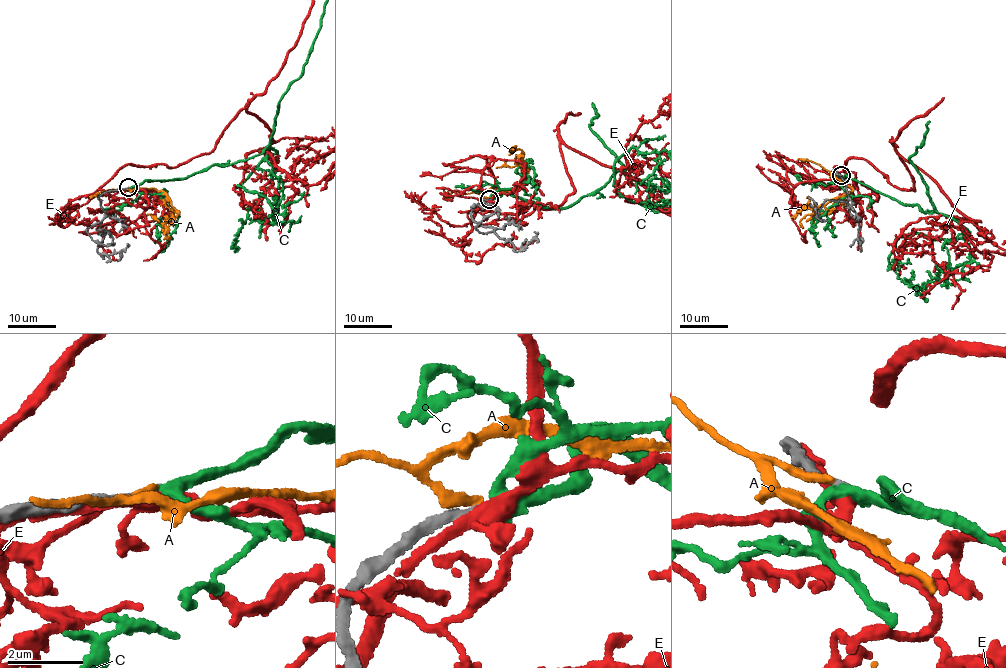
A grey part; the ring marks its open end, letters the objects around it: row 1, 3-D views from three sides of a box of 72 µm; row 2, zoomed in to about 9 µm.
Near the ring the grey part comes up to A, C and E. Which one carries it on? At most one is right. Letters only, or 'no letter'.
C

